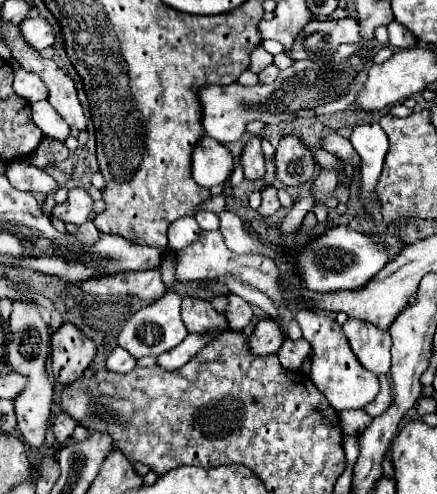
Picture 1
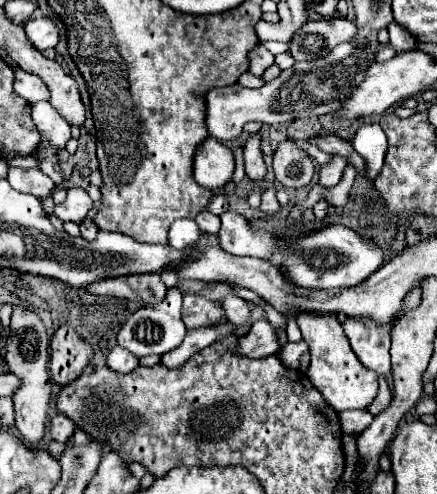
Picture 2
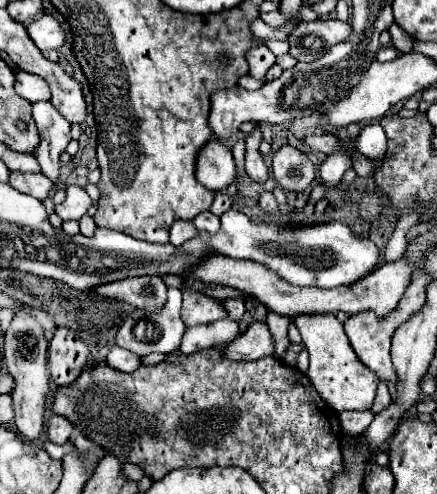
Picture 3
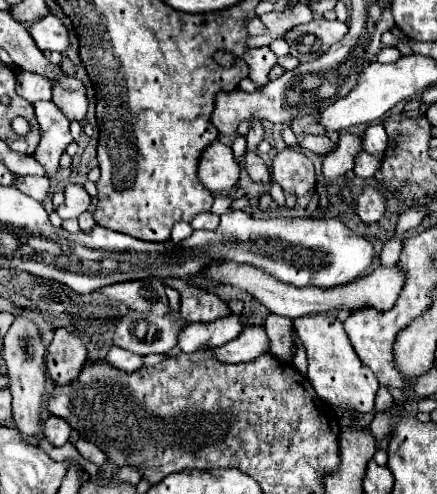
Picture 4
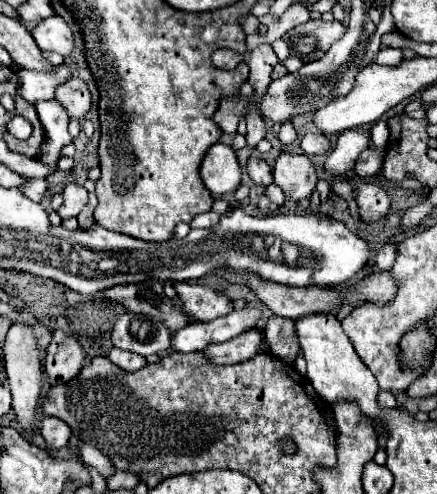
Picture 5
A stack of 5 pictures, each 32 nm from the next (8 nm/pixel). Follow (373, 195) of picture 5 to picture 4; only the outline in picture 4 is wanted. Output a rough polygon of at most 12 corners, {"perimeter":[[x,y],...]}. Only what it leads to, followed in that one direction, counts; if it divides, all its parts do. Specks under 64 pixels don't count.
{"perimeter":[[366,186],[360,200],[362,222],[382,218],[386,200]]}

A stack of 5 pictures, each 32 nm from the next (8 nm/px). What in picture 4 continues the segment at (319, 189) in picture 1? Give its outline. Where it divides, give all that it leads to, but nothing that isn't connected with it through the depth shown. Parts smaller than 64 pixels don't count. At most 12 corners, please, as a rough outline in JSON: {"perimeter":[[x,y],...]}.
{"perimeter":[[342,134],[326,154],[322,174],[336,184],[360,152],[360,136]]}

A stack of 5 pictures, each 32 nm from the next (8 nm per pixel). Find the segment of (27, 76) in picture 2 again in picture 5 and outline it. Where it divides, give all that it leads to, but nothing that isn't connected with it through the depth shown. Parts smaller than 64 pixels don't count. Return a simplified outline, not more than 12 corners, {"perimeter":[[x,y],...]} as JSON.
{"perimeter":[[68,66],[18,72],[18,94],[36,104],[52,100],[70,78]]}

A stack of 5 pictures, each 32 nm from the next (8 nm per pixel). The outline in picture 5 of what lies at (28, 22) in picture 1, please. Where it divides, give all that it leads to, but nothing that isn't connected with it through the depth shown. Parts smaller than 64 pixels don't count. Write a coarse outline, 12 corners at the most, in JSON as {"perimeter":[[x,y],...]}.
{"perimeter":[[60,16],[32,28],[40,50],[70,56],[72,30]]}

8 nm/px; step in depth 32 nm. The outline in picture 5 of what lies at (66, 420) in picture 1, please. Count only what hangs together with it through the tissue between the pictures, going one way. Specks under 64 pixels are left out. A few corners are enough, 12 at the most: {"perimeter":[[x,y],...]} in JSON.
{"perimeter":[[40,420],[40,434],[52,450],[68,444],[64,420]]}

